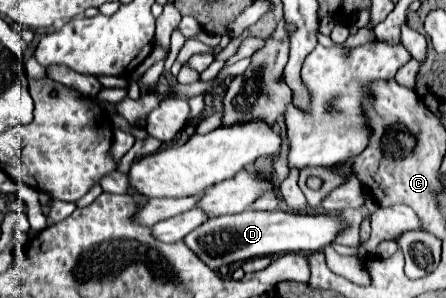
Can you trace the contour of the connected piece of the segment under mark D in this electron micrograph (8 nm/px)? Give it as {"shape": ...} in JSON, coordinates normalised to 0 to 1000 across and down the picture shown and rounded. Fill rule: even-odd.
{"shape":[[[552,705],[538,718],[507,718],[493,732],[462,738],[448,765],[430,772],[413,819],[457,886],[475,906],[489,906],[502,886],[547,879],[574,859],[610,859],[610,852],[641,852],[641,846],[709,846],[722,839],[731,819],[744,819],[758,779],[771,765],[771,745],[758,738],[753,718],[722,718],[722,725],[686,725],[686,718],[650,718],[650,711],[570,711]]]}

